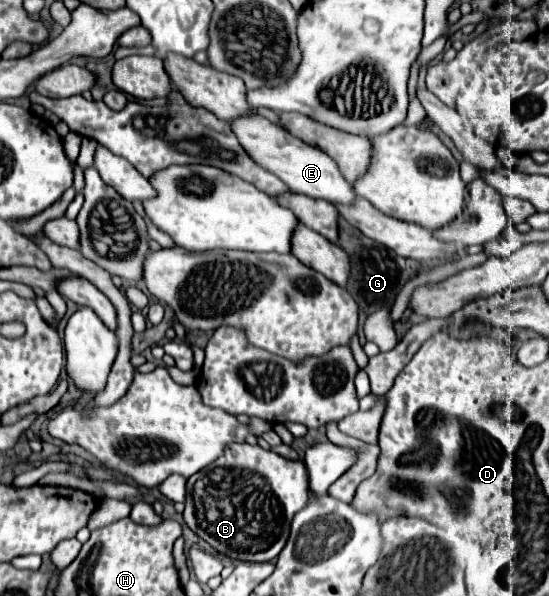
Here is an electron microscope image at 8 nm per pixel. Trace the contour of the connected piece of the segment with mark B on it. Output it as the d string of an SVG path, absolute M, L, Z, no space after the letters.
M242 442L226 446L224 456L188 478L184 520L192 532L228 558L270 562L288 540L294 514L306 504L308 474L300 460L286 460L272 450Z

